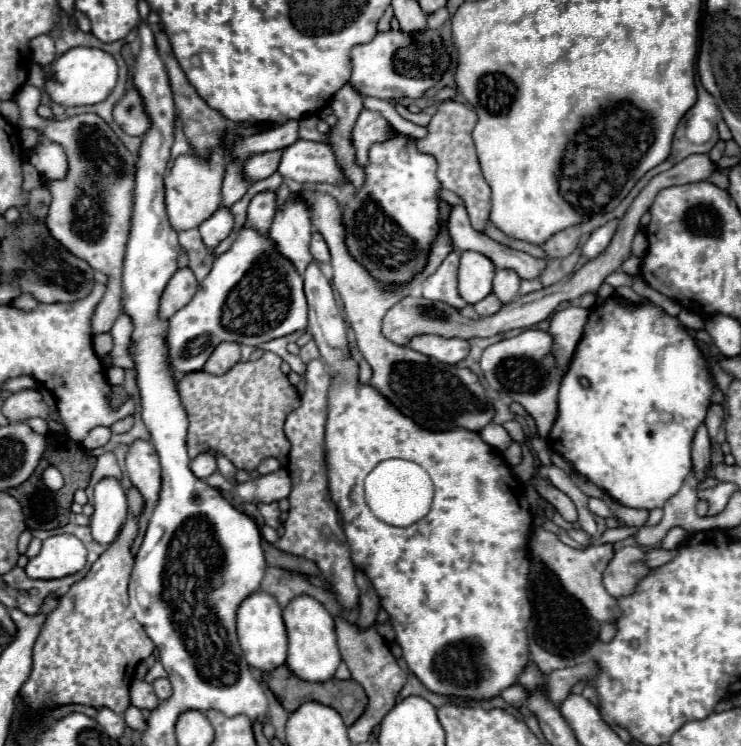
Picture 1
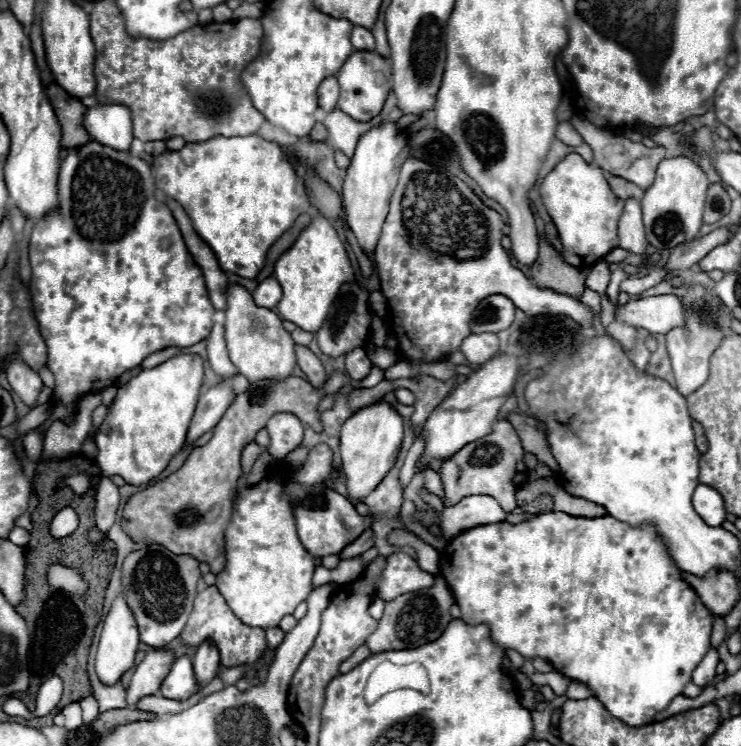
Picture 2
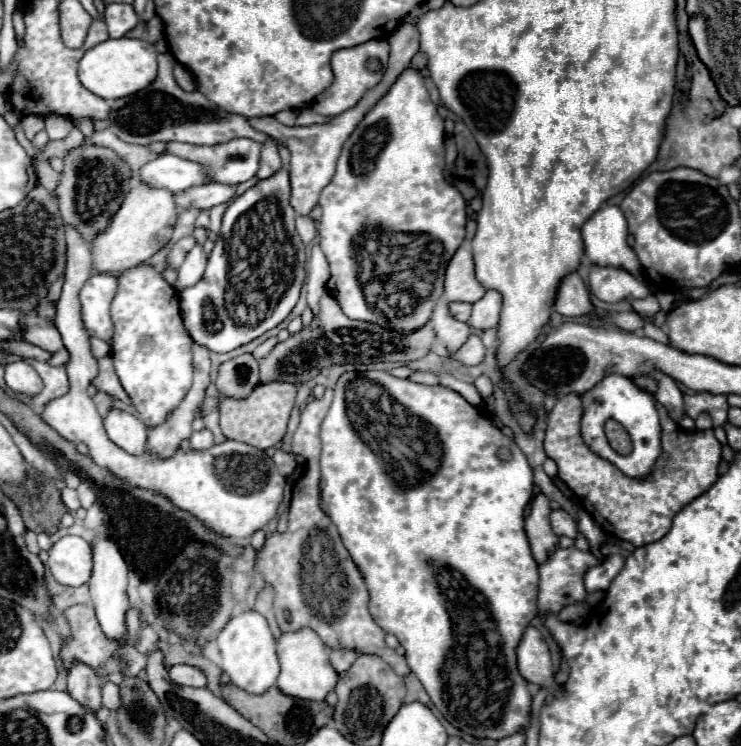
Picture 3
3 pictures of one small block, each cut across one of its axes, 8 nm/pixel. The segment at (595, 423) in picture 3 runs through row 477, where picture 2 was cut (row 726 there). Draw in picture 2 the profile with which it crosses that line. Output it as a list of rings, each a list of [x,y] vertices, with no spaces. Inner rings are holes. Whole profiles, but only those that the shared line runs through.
[[[548,512],[548,514],[534,516],[530,520],[524,520],[520,524],[498,522],[498,524],[476,526],[476,528],[462,532],[454,540],[450,540],[450,544],[440,554],[440,572],[448,580],[452,594],[456,598],[456,604],[462,610],[462,620],[466,624],[470,626],[488,624],[490,640],[498,644],[500,648],[512,648],[528,660],[532,658],[548,660],[556,672],[564,674],[570,680],[586,684],[612,716],[616,716],[618,720],[622,720],[626,726],[632,726],[632,728],[652,724],[658,712],[666,710],[676,696],[682,696],[682,690],[690,682],[692,672],[696,670],[696,666],[702,662],[702,658],[710,650],[710,634],[712,634],[714,616],[700,602],[698,594],[690,588],[690,584],[682,578],[682,572],[676,566],[676,562],[672,560],[668,546],[660,540],[658,530],[652,524],[630,526],[628,522],[616,520],[612,516],[570,518],[568,514]]]

